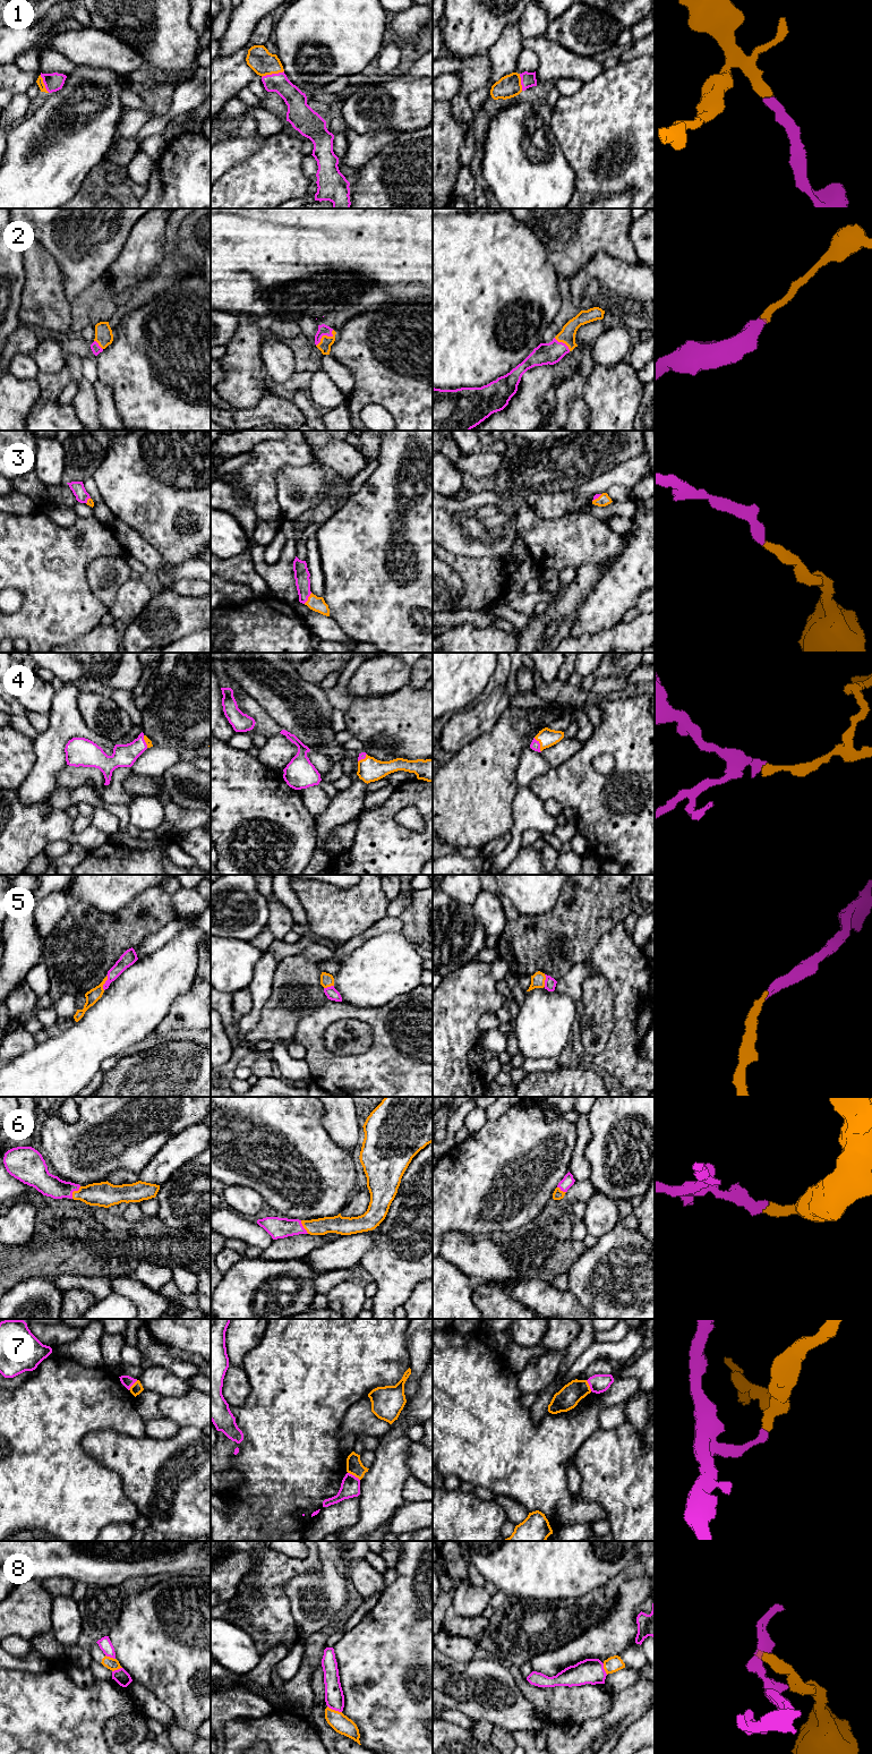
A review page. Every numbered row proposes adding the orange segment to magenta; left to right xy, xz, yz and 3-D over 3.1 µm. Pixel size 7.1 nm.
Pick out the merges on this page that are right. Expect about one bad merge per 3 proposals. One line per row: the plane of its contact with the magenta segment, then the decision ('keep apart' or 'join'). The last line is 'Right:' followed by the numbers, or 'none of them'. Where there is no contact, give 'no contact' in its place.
1: meets magenta in xz; join
2: meets magenta in xz; join
3: meets magenta in xz; join
4: meets magenta in yz; join
5: meets magenta in xy; join
6: meets magenta in xy; join
7: meets magenta in xz; keep apart
8: meets magenta in xz; keep apart
Right: 1, 2, 3, 4, 5, 6

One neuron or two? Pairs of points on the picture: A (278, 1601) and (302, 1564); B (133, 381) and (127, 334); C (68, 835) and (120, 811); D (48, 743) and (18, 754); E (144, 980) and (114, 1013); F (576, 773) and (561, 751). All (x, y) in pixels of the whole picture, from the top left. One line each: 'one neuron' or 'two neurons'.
A: one neuron
B: one neuron
C: two neurons
D: two neurons
E: one neuron
F: two neurons

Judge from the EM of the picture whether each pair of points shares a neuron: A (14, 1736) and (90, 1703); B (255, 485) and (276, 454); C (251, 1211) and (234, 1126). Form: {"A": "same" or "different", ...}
{"A": "same", "B": "same", "C": "different"}

